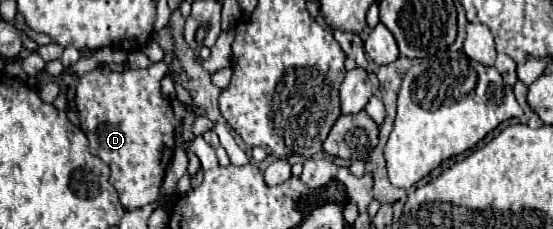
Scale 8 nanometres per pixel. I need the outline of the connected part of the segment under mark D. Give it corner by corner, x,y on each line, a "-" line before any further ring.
166,62
110,74
96,68
80,76
76,86
78,114
82,130
90,140
90,152
110,168
110,184
118,190
126,210
140,208
158,198
164,172
174,154
172,104
160,92
160,80
166,72

